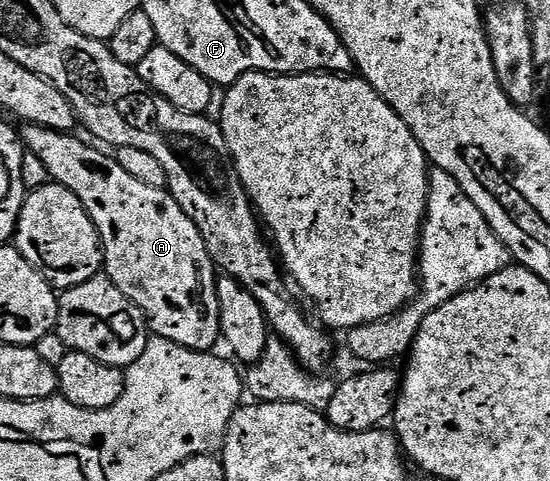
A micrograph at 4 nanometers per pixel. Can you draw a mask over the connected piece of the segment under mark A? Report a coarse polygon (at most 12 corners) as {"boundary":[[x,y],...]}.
{"boundary":[[76,134],[27,151],[82,202],[151,331],[222,340],[218,269],[171,191]]}

